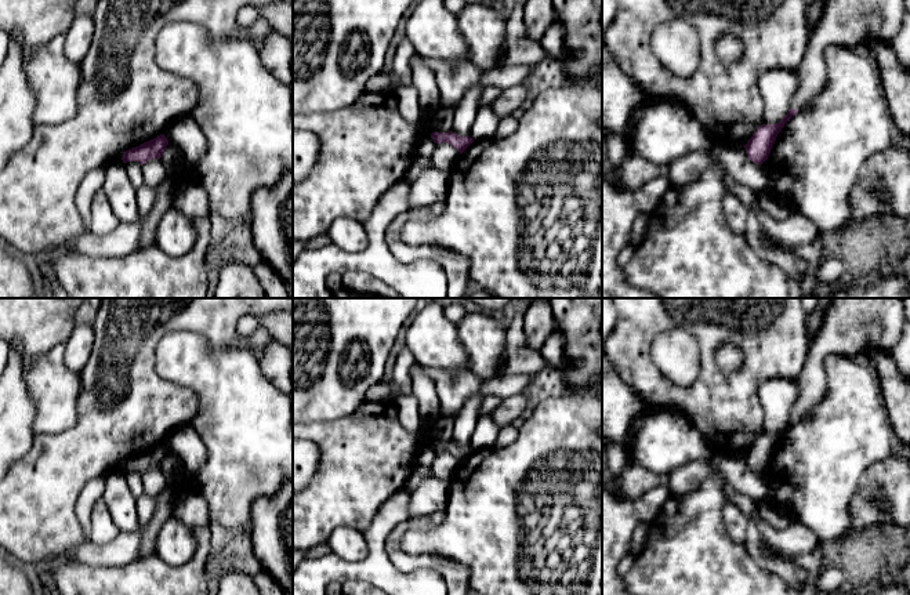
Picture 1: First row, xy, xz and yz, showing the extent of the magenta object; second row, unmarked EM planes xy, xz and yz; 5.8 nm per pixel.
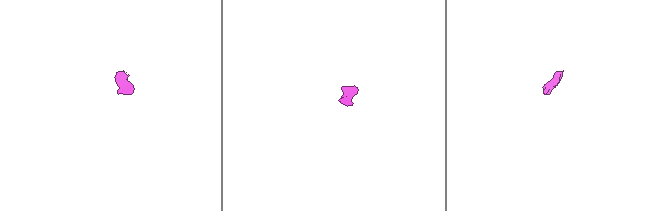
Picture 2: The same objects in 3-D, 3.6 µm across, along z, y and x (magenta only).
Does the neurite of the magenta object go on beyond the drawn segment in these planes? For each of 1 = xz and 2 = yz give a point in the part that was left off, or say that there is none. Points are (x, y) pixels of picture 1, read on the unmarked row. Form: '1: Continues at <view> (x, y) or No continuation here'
1: No continuation here
2: Continues at yz (852, 326)

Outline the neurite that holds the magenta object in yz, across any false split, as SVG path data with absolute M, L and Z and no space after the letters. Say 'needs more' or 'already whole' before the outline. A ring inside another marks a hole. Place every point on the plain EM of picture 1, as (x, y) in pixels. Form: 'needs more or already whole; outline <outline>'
needs more; outline M834 298L824 313L824 320L815 335L802 374L797 378L800 395L795 400L787 424L776 433L761 433L744 454L747 467L757 474L762 474L784 433L813 407L826 392L826 375L823 359L830 353L844 353L862 359L864 352L884 349L892 352L899 342L906 326L906 305L903 298Z

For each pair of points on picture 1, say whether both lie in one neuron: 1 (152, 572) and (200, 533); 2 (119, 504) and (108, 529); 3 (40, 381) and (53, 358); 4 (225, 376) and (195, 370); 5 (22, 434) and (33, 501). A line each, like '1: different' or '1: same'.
1: same
2: different
3: same
4: same
5: different

